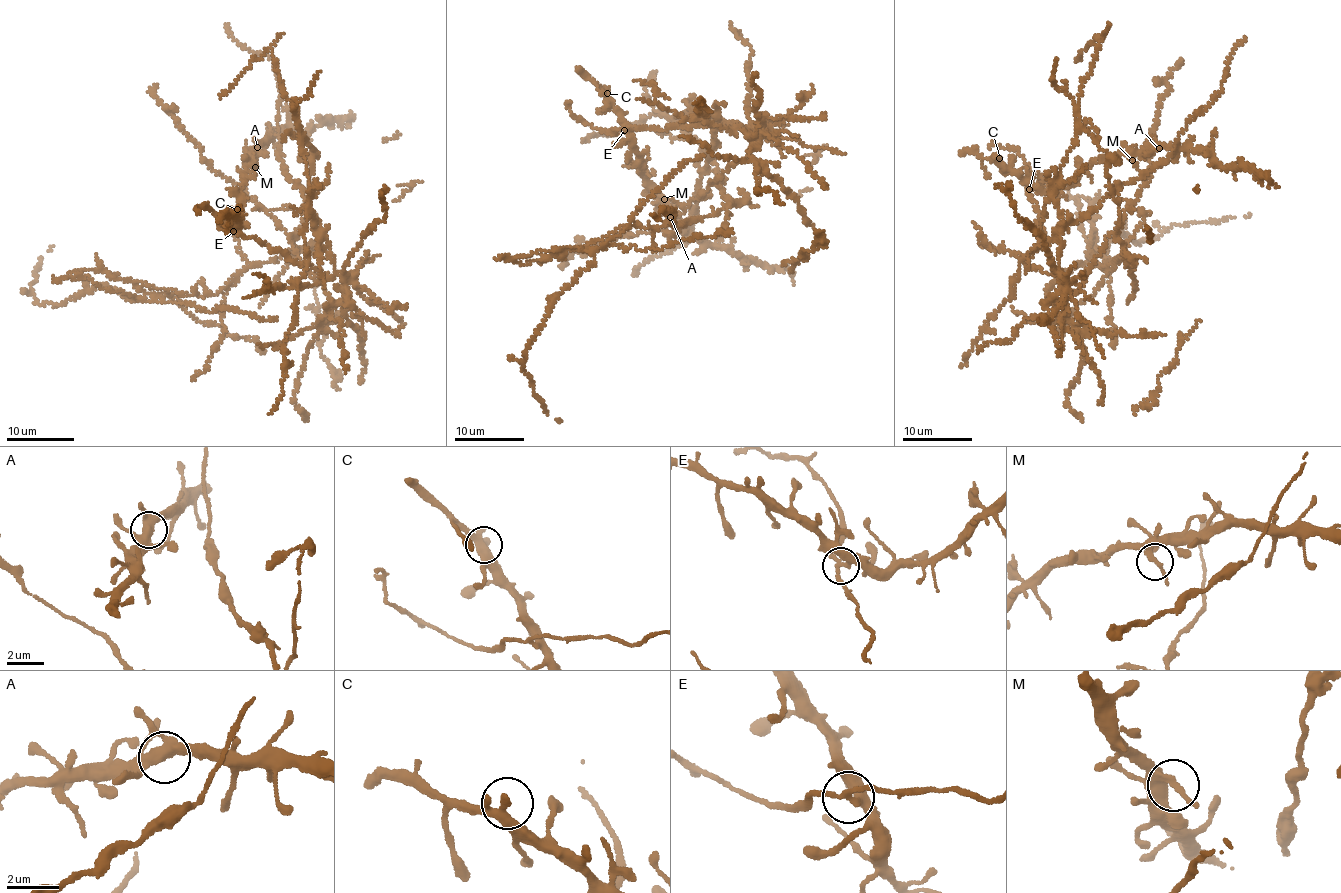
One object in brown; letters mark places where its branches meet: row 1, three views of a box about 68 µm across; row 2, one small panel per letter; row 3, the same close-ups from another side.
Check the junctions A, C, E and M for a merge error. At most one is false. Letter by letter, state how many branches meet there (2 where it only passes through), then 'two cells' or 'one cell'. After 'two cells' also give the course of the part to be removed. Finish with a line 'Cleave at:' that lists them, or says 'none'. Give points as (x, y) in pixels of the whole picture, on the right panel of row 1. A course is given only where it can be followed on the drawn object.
A: 3 branches meet; one cell
C: 3 branches meet; one cell
E: 3 branches meet; two cells; foreign part runs (1030, 188), (1057, 273), (1082, 130), (1128, 256), (1102, 269), (1080, 197), (1098, 250), (1251, 215)
M: 3 branches meet; one cell
Cleave at: E

